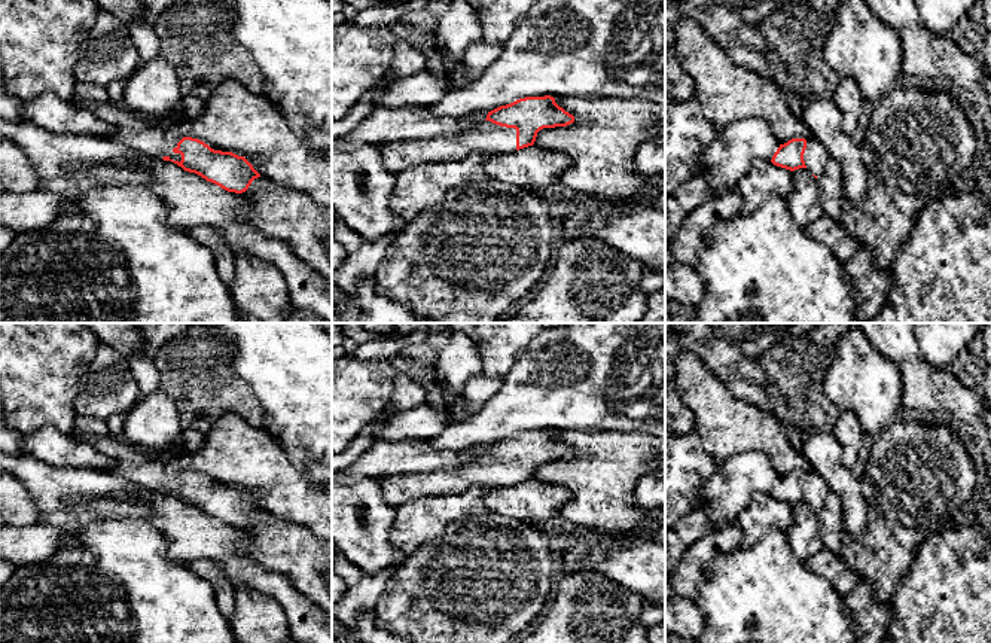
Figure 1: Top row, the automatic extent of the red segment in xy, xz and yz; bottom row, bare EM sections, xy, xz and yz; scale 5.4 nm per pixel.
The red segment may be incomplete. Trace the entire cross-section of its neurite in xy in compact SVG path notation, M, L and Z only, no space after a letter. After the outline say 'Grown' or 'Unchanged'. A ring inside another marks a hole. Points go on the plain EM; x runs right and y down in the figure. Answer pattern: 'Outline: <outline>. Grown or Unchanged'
Outline: M74 429L71 436L92 444L98 451L112 457L116 461L112 472L122 475L128 484L171 494L228 525L243 527L254 512L260 511L244 490L214 484L198 472L183 470L179 476L170 478L165 473L167 458L158 452L138 450L110 433L95 436L79 433Z. Grown

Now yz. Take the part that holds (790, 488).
Outline: M812 469L811 472L792 472L780 478L771 496L777 500L795 505L806 502L815 512L823 508L829 494L826 481Z. Grown

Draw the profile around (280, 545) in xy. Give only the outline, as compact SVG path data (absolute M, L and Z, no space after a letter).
M262 509L254 512L241 530L250 540L253 560L263 569L289 578L299 592L332 619L332 540L324 542L307 527Z

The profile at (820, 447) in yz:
M805 427L802 454L812 469L826 481L829 493L841 499L844 530L859 537L867 519L867 503L862 493L860 479L842 464L842 447L833 430Z

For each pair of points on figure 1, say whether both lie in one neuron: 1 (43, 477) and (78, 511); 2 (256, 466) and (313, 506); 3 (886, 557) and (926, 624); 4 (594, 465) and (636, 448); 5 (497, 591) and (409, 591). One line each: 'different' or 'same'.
1: same
2: same
3: different
4: same
5: same

